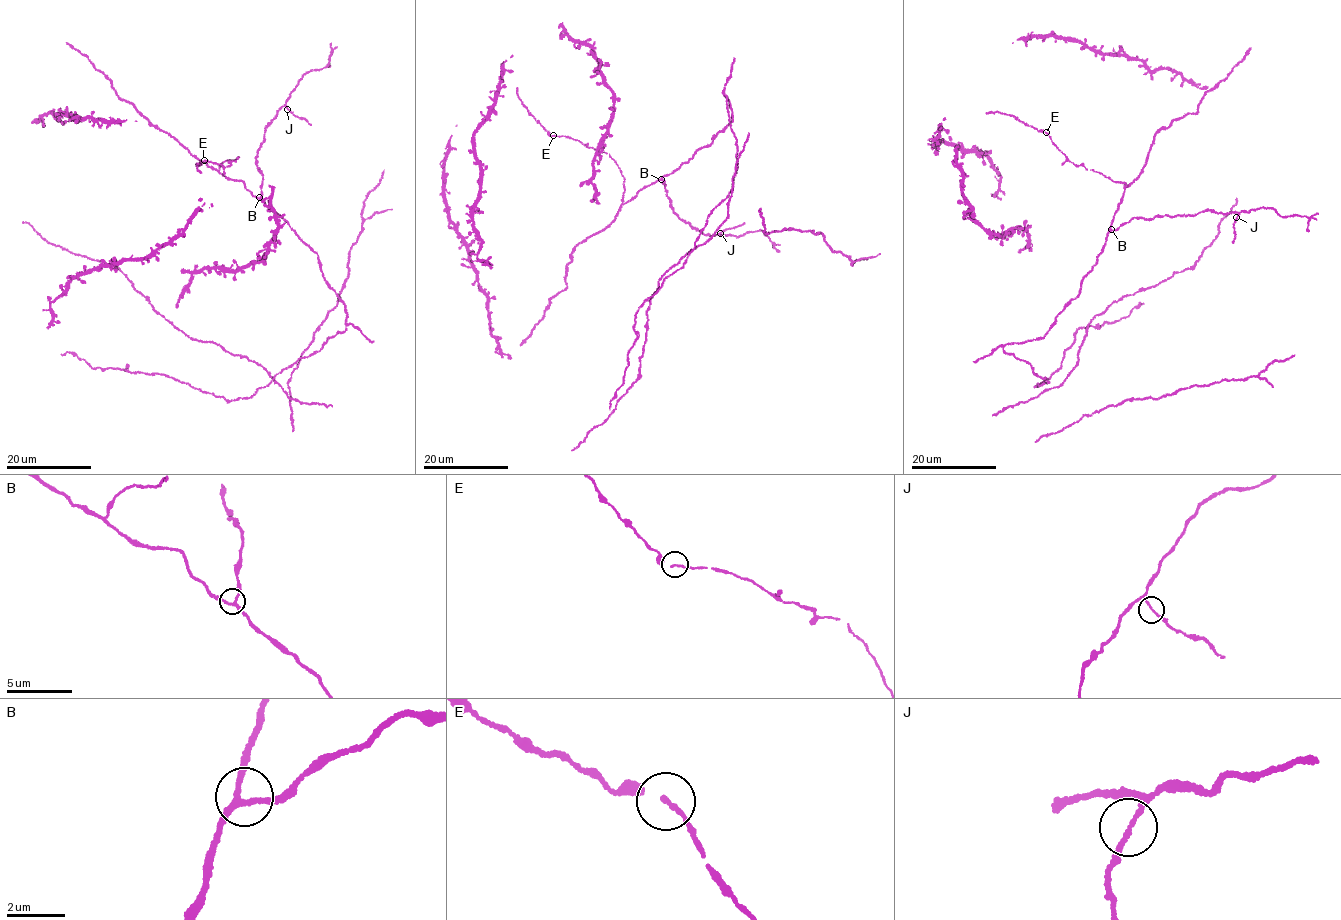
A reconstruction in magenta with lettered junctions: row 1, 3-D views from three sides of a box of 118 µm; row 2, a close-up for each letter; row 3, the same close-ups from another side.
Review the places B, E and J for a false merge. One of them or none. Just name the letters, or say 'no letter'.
no letter

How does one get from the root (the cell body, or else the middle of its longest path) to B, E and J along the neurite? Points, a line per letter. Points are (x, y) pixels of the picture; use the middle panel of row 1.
B: (689, 160), (661, 179)
E: (689, 160), (623, 203), (624, 177), (609, 154), (588, 148), (577, 139), (553, 135)
J: (689, 160), (662, 178), (671, 207), (678, 217), (705, 235), (720, 233)

